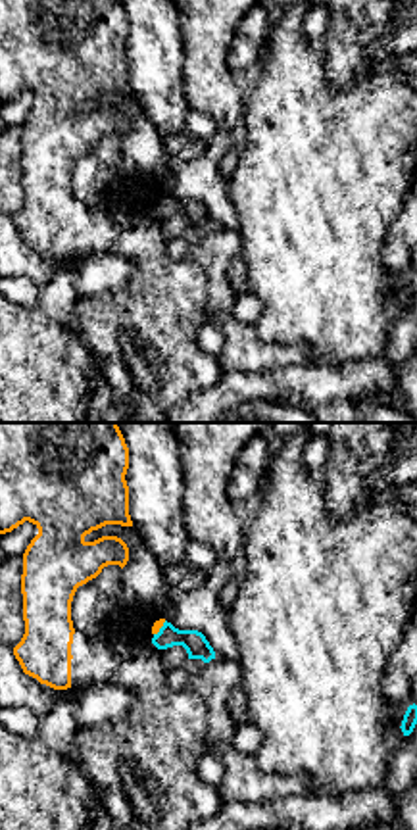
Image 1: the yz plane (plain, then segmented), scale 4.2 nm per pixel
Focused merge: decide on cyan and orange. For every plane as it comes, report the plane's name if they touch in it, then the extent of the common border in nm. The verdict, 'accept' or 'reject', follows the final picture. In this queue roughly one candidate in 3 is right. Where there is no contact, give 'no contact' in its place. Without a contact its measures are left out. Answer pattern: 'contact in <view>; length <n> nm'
contact in yz; length 80 nm

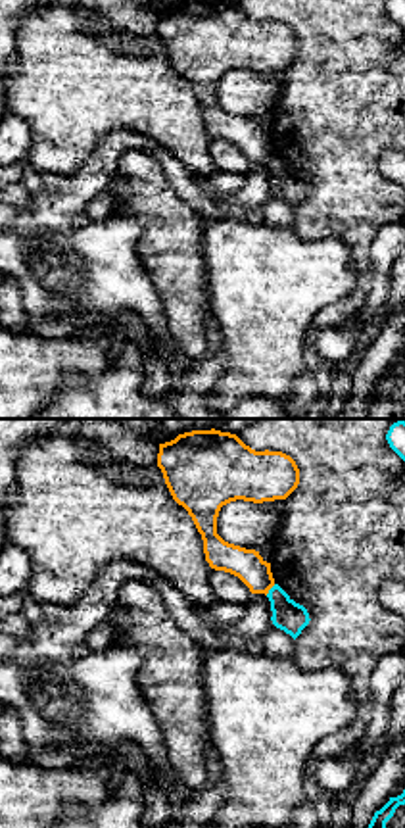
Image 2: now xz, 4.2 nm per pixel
contact in xz; length 60 nm

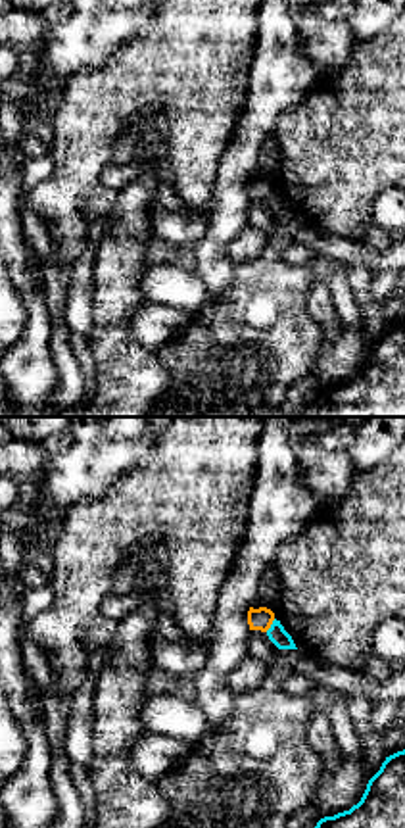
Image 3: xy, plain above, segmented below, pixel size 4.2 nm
contact in xy; length 70 nm

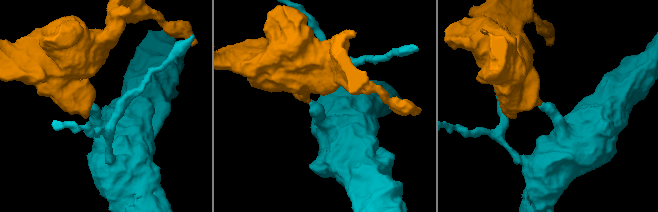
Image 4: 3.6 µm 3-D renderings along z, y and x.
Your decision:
reject

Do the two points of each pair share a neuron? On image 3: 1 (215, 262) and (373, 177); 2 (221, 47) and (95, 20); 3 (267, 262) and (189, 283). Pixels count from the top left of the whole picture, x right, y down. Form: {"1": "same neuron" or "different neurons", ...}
{"1": "different neurons", "2": "different neurons", "3": "different neurons"}

